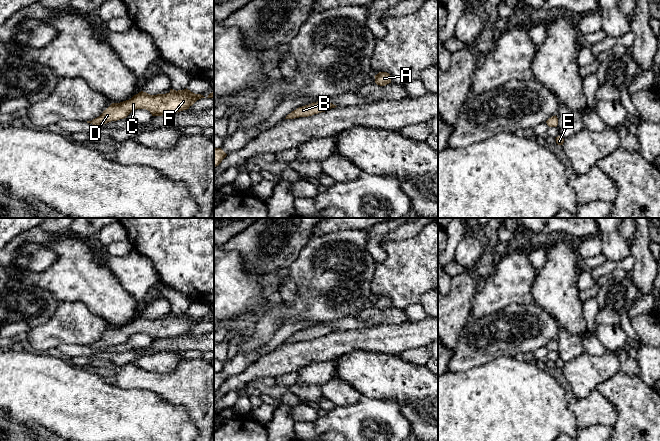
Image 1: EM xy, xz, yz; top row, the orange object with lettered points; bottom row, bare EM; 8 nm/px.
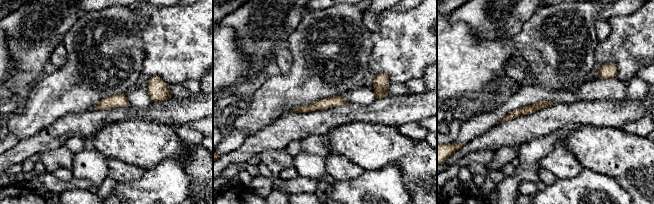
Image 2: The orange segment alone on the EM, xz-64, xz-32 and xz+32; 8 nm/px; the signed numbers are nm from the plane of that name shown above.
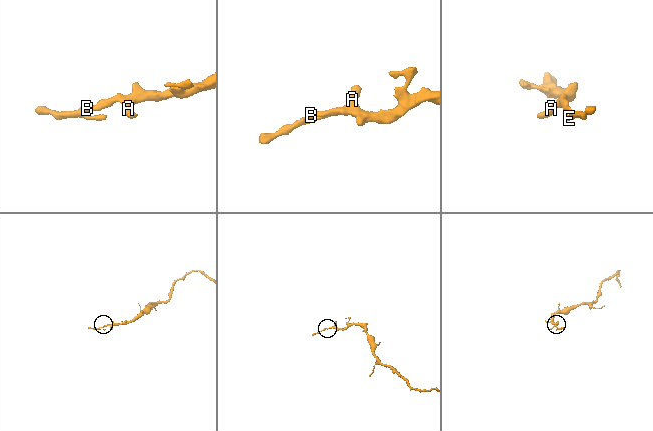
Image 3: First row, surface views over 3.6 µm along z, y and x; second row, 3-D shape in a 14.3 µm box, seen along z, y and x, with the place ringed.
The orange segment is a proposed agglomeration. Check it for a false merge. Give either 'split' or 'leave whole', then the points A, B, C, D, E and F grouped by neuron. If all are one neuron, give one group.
leave whole | A B C D E F

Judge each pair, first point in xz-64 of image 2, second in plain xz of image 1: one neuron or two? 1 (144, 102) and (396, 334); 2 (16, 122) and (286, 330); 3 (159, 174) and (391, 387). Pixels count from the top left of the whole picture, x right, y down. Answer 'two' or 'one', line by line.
1: two
2: two
3: two

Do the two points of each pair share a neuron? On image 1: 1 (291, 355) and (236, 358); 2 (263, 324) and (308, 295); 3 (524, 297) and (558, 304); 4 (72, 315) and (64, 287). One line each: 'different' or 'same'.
1: different
2: same
3: different
4: different

